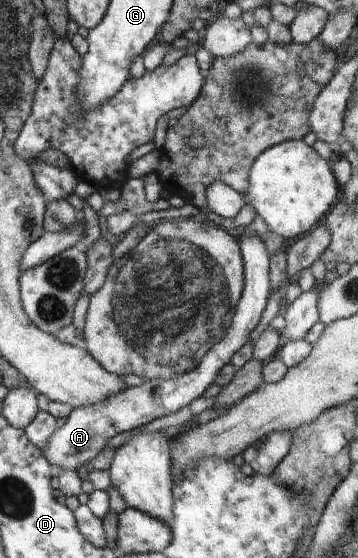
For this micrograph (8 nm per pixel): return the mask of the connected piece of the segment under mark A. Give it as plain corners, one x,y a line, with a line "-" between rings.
253,227
239,229
235,235
244,261
244,288
227,333
224,333
224,336
207,350
203,361
200,361
191,373
184,373
178,378
153,378
141,386
126,387
125,390
104,402
73,408
65,420
60,422
47,441
47,445
41,449
53,469
77,471
95,459
97,454
107,446
111,437
136,430
153,419
169,415
194,399
202,397
209,385
215,382
217,373
231,361
233,354
250,341
251,332
257,327
272,291
270,256
265,248
265,242
259,238
260,235

